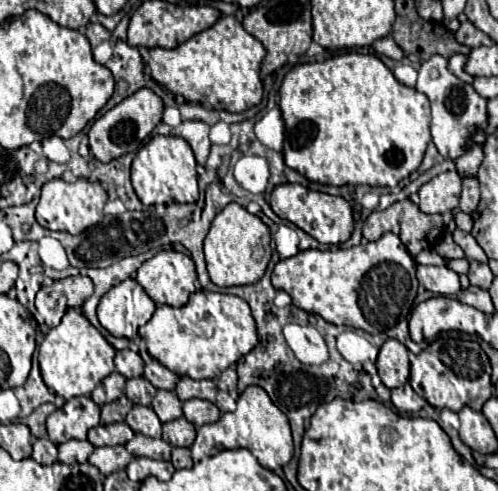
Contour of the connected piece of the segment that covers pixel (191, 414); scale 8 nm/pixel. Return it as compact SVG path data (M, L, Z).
M188 399L184 401L184 417L196 427L206 423L216 423L220 419L220 411L214 403L204 399Z

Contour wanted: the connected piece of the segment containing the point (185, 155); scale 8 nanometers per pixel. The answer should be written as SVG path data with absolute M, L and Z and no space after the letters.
M154 135L132 159L132 187L144 205L170 205L198 201L196 159L186 139Z

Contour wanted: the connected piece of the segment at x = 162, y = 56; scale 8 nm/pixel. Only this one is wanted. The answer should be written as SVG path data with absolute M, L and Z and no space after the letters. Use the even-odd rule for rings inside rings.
M222 15L210 29L194 35L186 43L178 45L176 49L150 49L150 73L156 83L166 87L174 95L182 95L186 101L198 101L208 103L216 111L230 111L230 113L242 113L262 101L262 81L260 81L260 63L264 59L266 51L258 39L254 39L238 21L234 15Z

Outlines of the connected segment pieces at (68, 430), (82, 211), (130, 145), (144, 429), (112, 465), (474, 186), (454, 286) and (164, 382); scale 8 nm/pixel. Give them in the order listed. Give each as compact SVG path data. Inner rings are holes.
M74 397L64 403L62 409L56 409L54 413L48 415L48 435L54 445L66 443L68 439L86 439L88 429L96 427L100 423L100 405L96 405L90 397Z
M52 179L42 187L40 201L36 205L36 221L52 231L66 231L78 235L84 229L102 221L104 203L108 195L100 183L90 183L88 179L78 179L76 183L64 183L62 179Z
M138 89L134 95L126 97L122 103L118 103L110 111L106 111L100 119L94 121L94 125L88 131L92 155L98 161L108 163L124 153L136 151L142 145L142 141L152 133L152 129L162 121L162 111L164 111L164 103L154 91Z
M134 405L130 409L130 413L126 415L126 423L136 433L144 433L148 437L162 437L162 423L160 423L160 419L152 407Z
M124 445L96 447L88 461L90 461L94 467L98 467L102 475L110 475L110 473L114 473L114 471L124 469L124 467L132 461L132 455L126 451Z
M464 179L462 181L462 195L460 195L460 209L464 213L474 213L480 201L480 189L476 179Z
M418 265L416 277L424 289L438 293L438 295L456 295L460 289L458 275L452 269L448 269L446 265L442 265L442 267Z
M152 359L152 363L148 363L144 367L144 377L156 387L156 389L168 389L172 391L178 383L178 375L172 373L168 367L164 367L162 363L158 363L156 359Z

